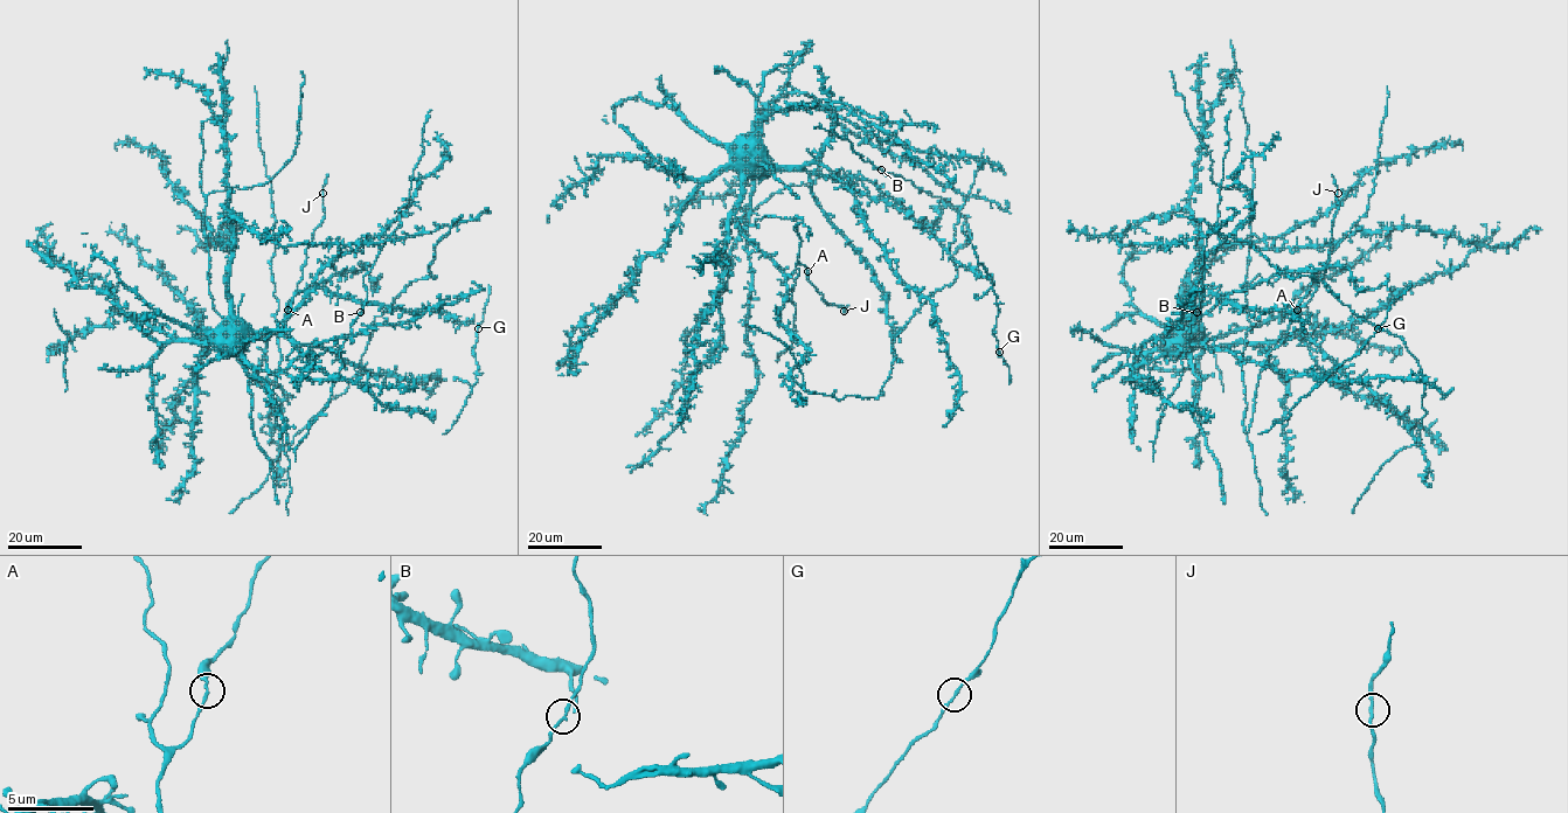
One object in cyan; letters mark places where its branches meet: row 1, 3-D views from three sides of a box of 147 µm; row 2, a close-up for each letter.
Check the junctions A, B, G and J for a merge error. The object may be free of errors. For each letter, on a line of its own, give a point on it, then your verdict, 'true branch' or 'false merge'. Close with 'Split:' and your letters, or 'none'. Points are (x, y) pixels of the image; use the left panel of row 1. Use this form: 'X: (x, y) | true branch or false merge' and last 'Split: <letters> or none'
A: (288, 310) | true branch
B: (360, 312) | true branch
G: (478, 328) | true branch
J: (323, 193) | true branch
Split: none

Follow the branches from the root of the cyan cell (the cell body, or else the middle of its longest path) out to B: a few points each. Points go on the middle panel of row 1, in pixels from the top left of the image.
B: (743, 154), (821, 175), (866, 179), (922, 226), (938, 219), (941, 200), (881, 169)

